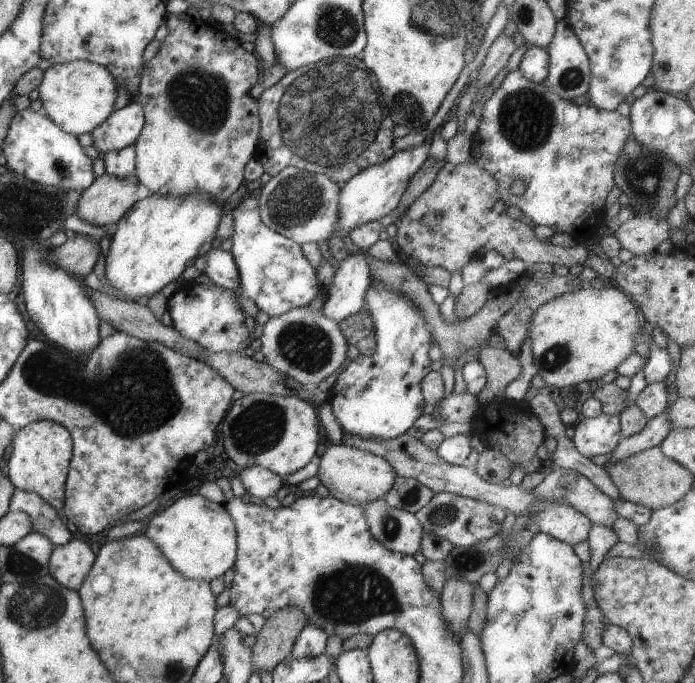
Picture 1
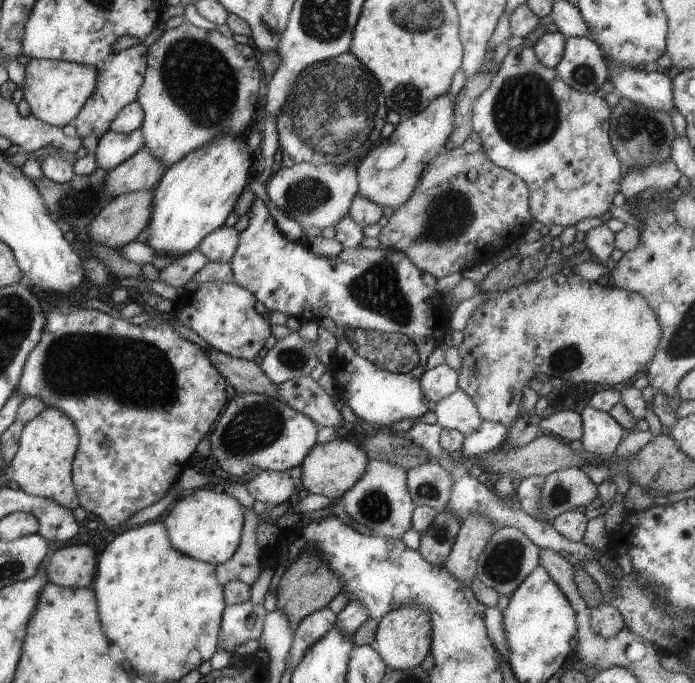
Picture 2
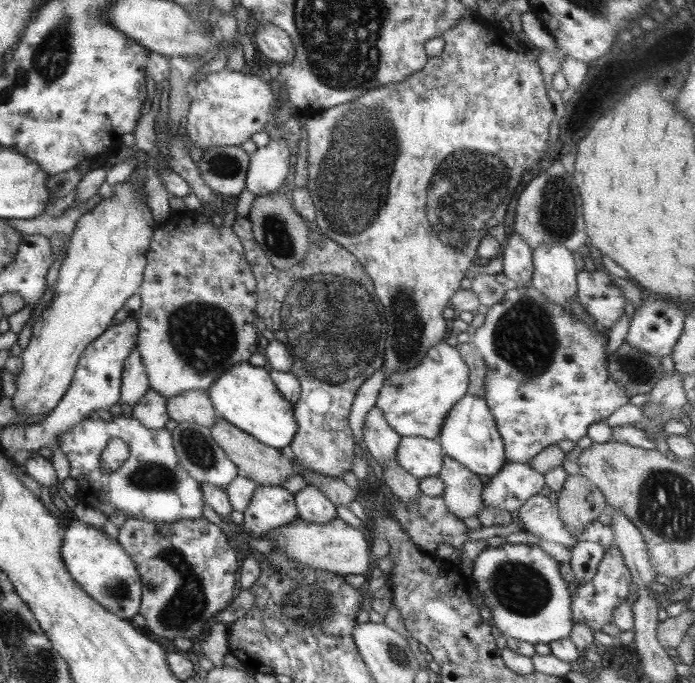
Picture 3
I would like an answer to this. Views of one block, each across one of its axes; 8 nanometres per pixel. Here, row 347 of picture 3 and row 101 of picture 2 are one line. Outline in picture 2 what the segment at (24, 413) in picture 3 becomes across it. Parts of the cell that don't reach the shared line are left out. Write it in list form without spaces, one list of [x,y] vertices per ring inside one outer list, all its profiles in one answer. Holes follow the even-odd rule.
[[[30,59],[24,66],[22,98],[27,102],[30,114],[37,120],[62,128],[77,116],[87,96],[91,96],[91,92],[94,92],[96,80],[95,68],[85,64],[51,59]]]

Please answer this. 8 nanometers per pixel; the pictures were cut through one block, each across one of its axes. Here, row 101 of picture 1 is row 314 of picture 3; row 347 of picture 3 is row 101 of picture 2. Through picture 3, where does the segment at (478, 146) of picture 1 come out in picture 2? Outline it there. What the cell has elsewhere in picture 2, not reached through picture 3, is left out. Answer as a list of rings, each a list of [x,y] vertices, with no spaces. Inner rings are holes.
[[[520,45],[506,52],[499,70],[497,70],[497,74],[491,78],[489,86],[479,94],[477,100],[473,103],[471,128],[479,135],[480,150],[486,154],[487,158],[495,166],[507,169],[509,172],[515,174],[515,176],[518,176],[527,185],[529,212],[531,212],[534,220],[537,220],[540,224],[544,224],[546,227],[573,226],[579,220],[601,216],[603,212],[611,207],[611,199],[620,189],[622,179],[620,164],[615,156],[615,152],[613,152],[613,148],[611,148],[611,142],[609,140],[609,108],[610,106],[607,105],[607,102],[594,93],[583,94],[569,88],[556,75],[554,68],[545,68],[537,60],[533,48]]]

